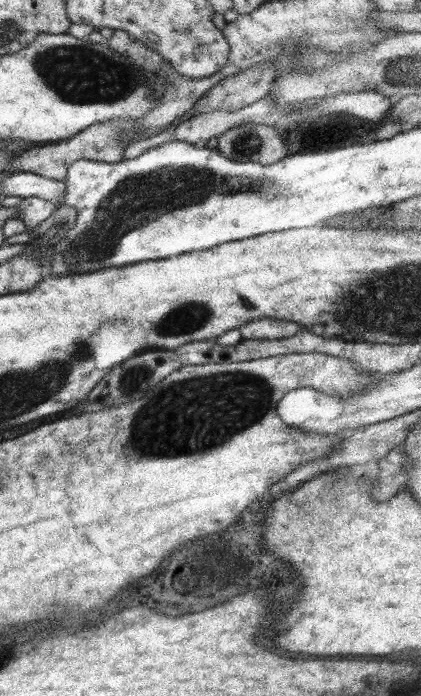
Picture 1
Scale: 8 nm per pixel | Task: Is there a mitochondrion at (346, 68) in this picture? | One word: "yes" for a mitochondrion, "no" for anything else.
yes

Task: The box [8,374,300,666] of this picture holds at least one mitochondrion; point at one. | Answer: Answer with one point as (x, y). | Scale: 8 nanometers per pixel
(185, 579)

